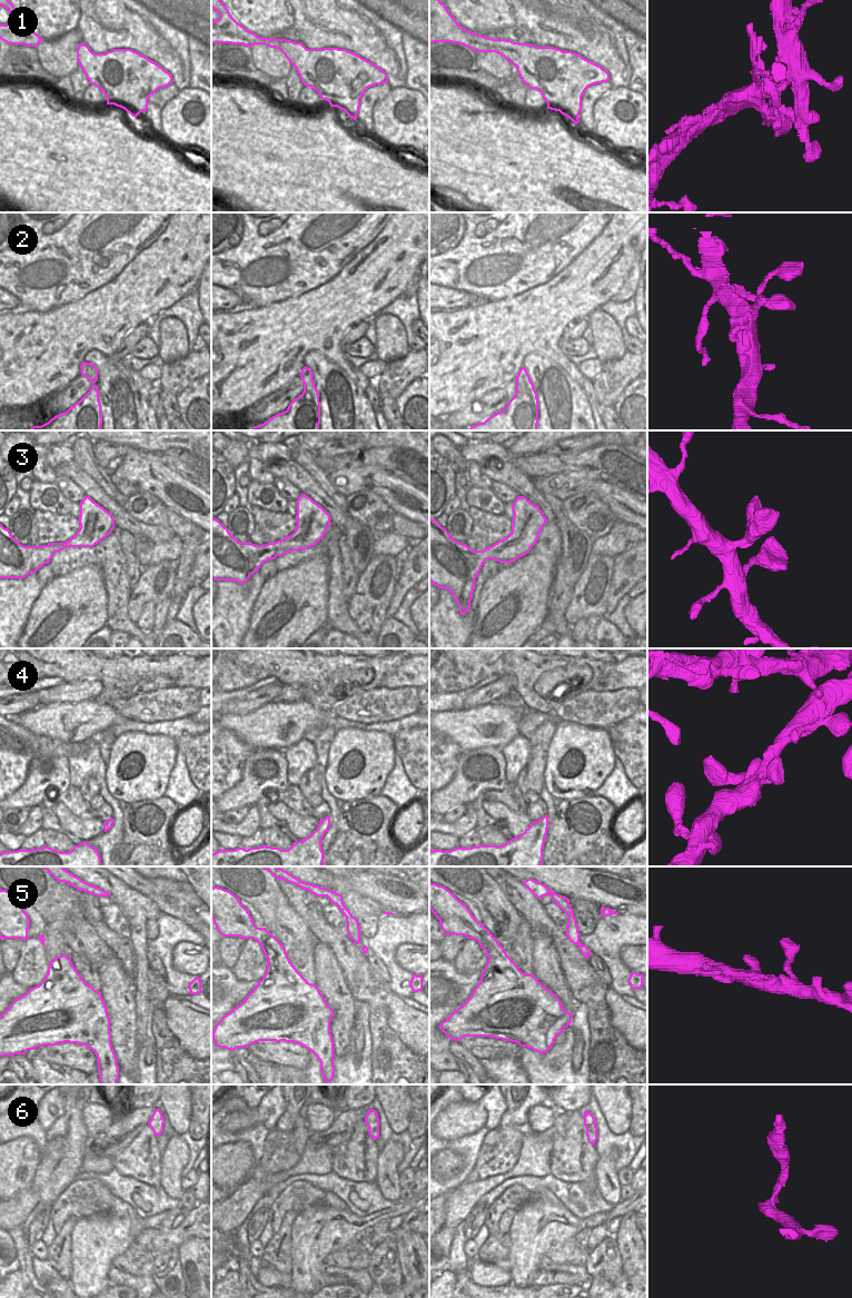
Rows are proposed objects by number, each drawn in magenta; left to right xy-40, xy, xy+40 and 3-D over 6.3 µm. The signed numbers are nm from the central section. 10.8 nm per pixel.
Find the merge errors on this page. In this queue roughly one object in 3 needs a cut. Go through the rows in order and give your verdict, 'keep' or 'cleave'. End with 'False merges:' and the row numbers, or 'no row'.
1: cleave
2: keep
3: keep
4: keep
5: cleave
6: cleave
False merges: 1, 5, 6

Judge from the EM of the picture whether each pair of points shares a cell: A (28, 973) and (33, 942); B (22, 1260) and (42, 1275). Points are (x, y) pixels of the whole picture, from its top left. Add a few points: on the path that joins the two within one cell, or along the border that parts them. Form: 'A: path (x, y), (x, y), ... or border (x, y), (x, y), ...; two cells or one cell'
A: path (29, 965), (30, 950); one cell
B: border (32, 1256), (33, 1274), (45, 1286); two cells

